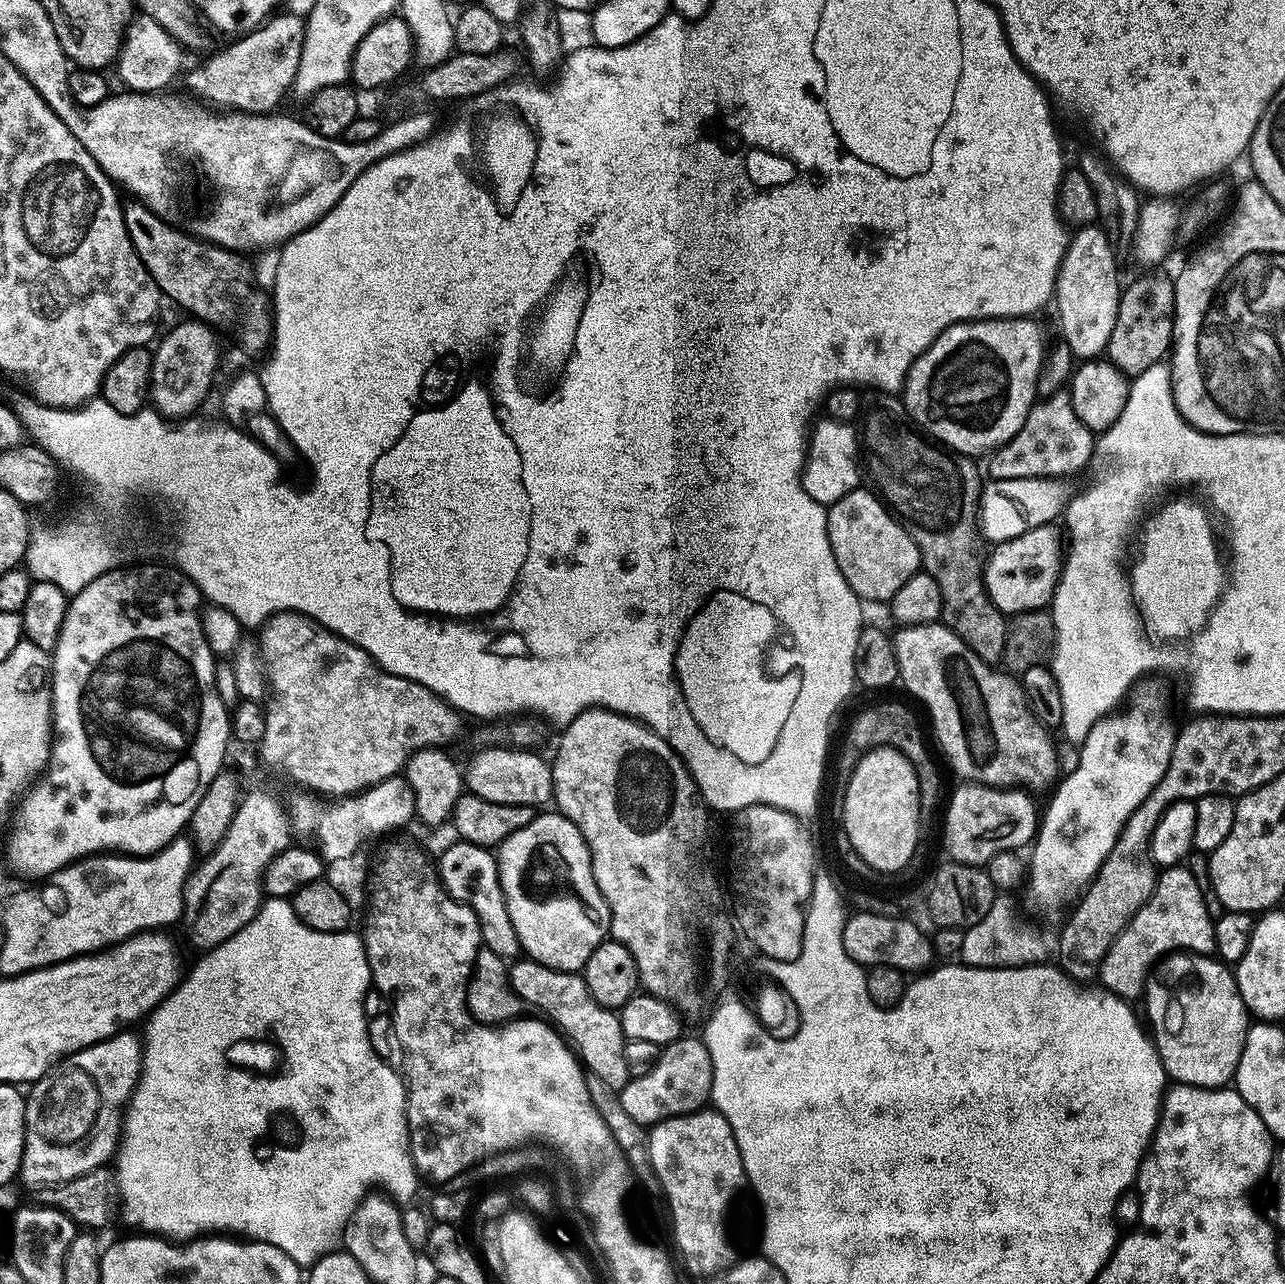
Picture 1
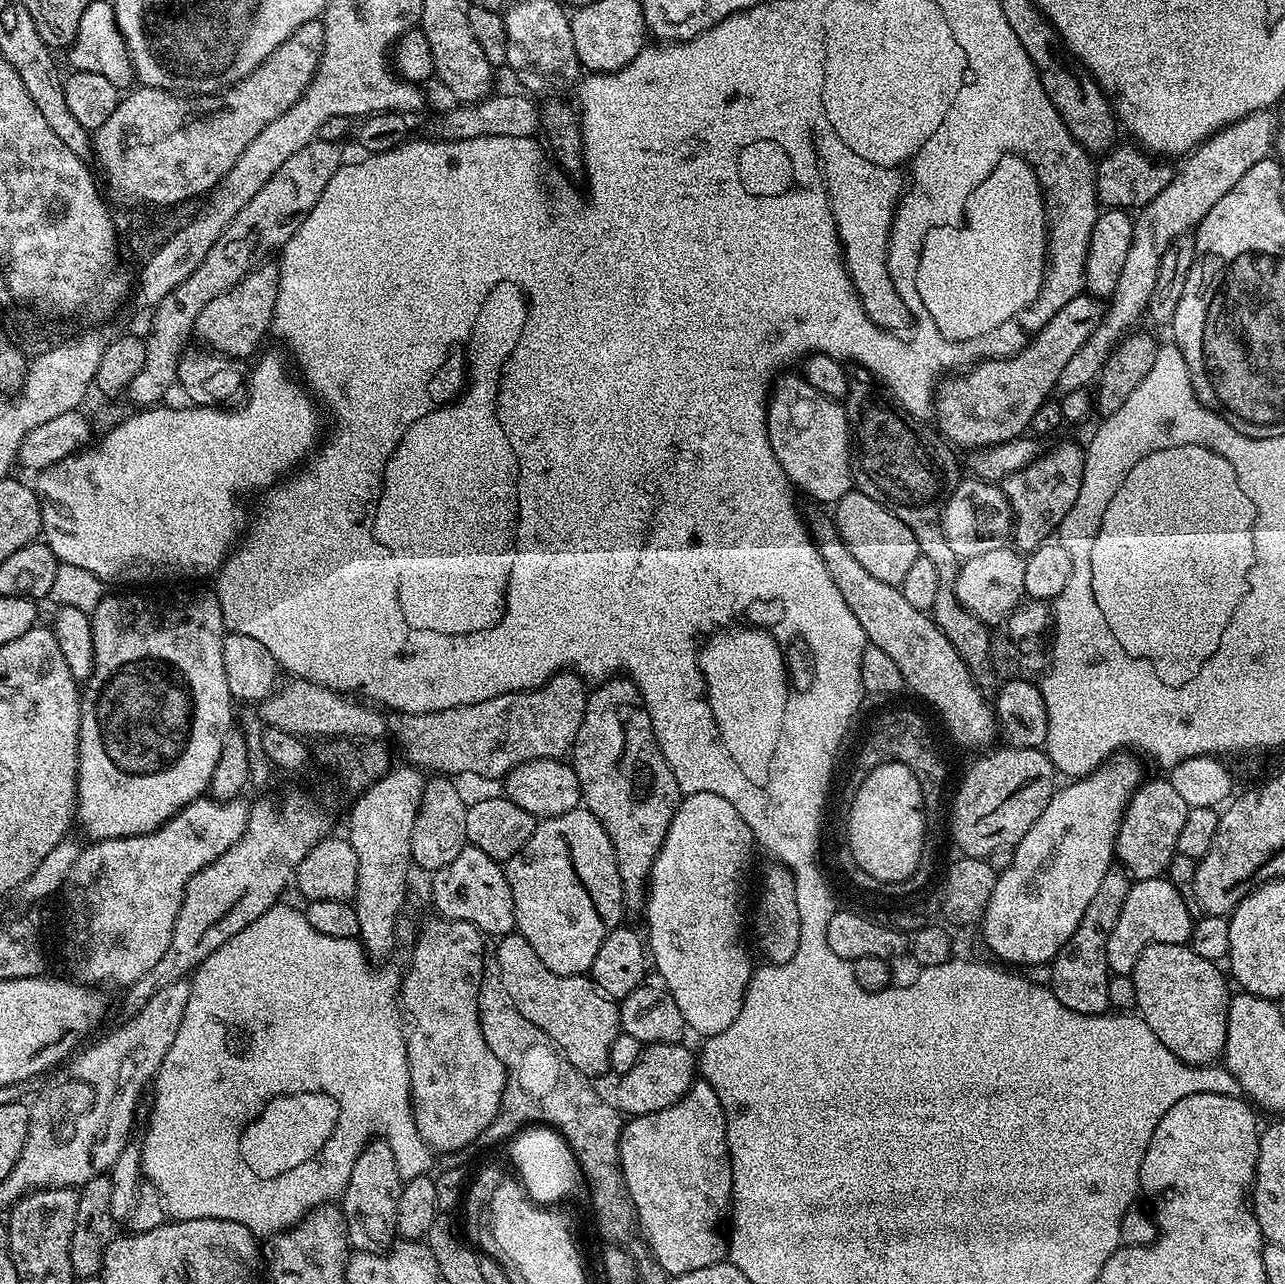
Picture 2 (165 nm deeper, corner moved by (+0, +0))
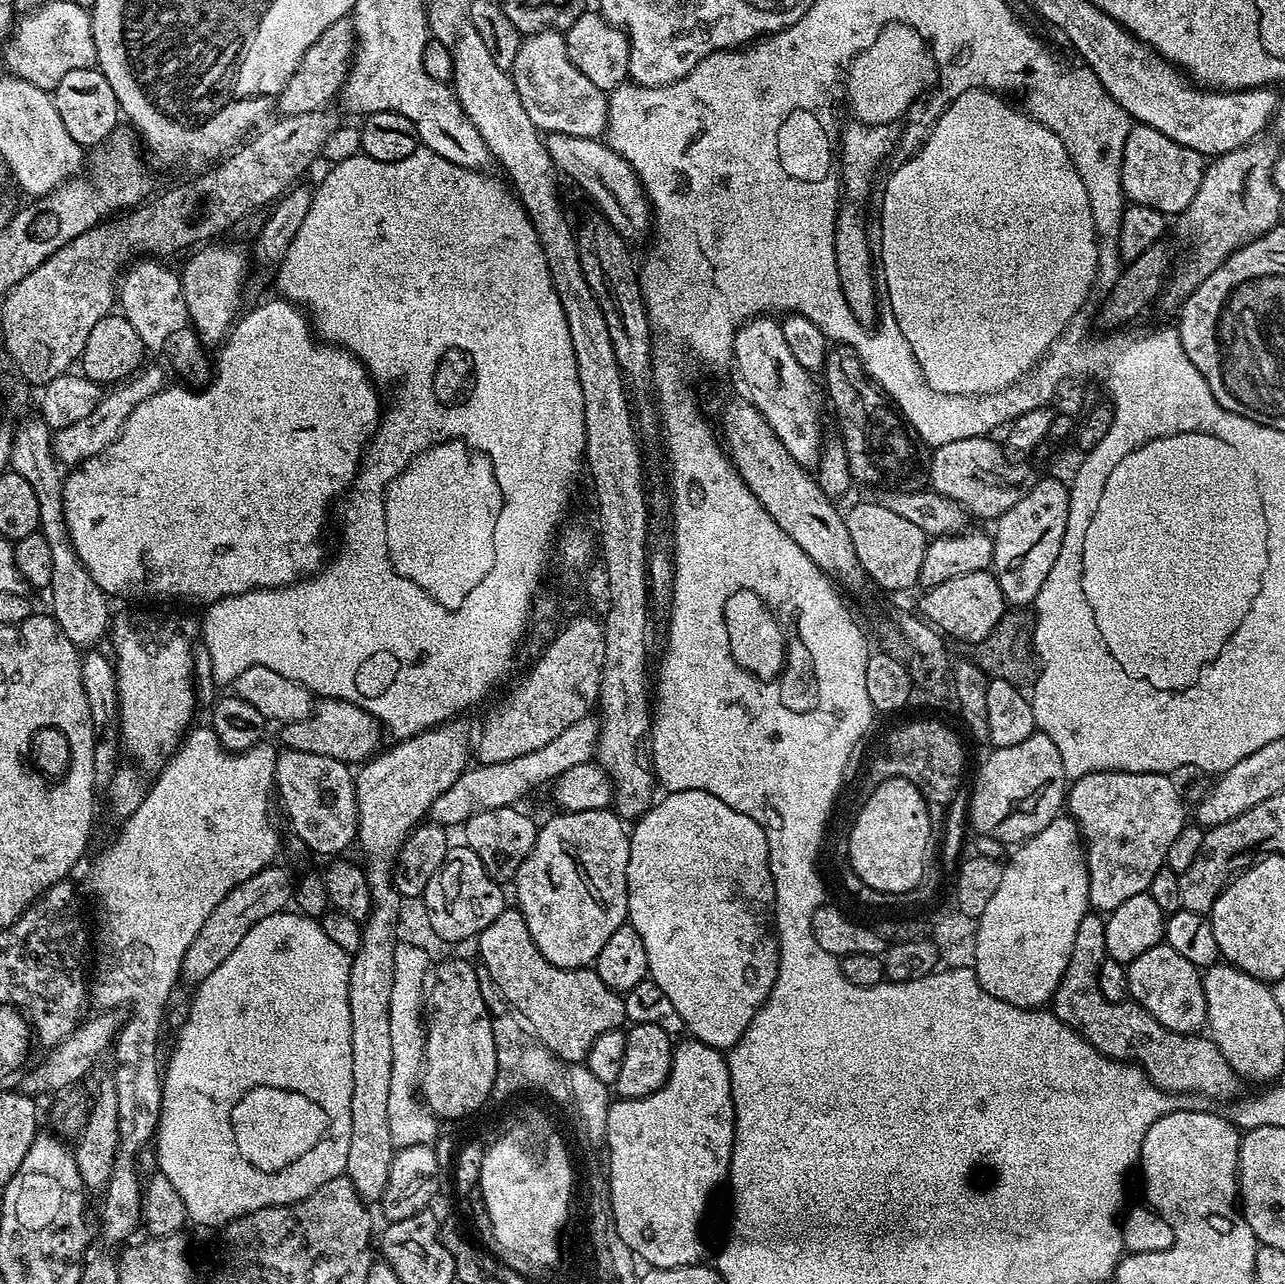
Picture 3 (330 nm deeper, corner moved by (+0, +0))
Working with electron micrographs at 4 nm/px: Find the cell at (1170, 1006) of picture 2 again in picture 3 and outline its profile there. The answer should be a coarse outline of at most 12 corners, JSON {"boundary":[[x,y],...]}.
{"boundary":[[1166,942],[1127,965],[1129,997],[1162,1027],[1205,1027],[1201,969]]}

